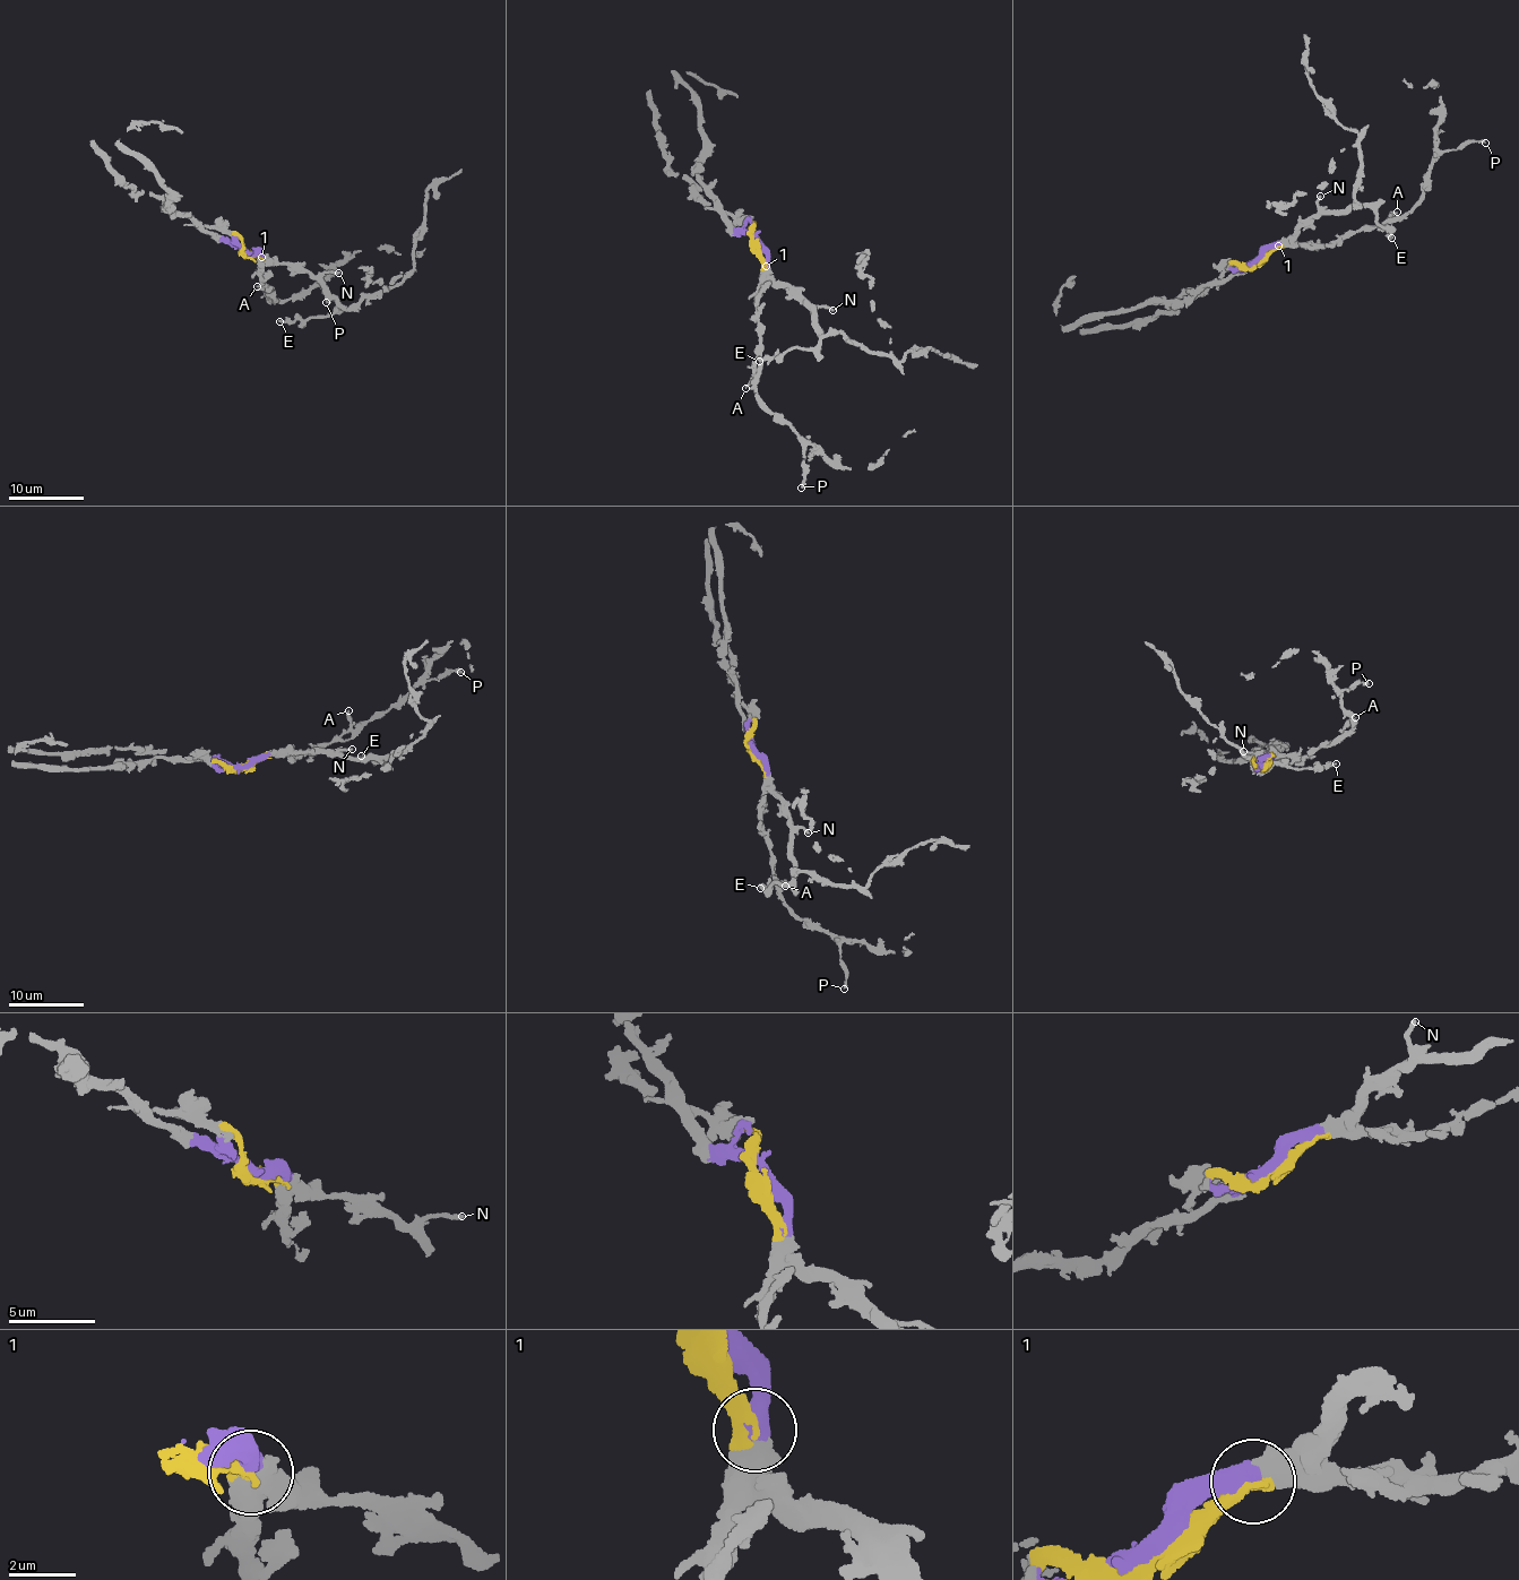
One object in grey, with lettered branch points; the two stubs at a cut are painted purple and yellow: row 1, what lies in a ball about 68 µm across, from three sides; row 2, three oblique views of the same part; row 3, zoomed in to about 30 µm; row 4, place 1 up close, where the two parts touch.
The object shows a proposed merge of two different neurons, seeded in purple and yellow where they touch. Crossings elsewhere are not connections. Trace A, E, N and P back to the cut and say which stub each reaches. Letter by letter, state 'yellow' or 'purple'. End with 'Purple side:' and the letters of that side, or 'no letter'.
A: yellow
E: purple
N: purple
P: yellow
Purple side: E, N

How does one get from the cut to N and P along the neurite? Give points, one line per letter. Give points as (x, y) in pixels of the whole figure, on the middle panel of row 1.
N: (754, 240), (766, 255), (768, 275), (811, 304), (827, 305), (833, 311)
P: (754, 240), (761, 266), (757, 395), (790, 426), (802, 445), (804, 475), (801, 488)

